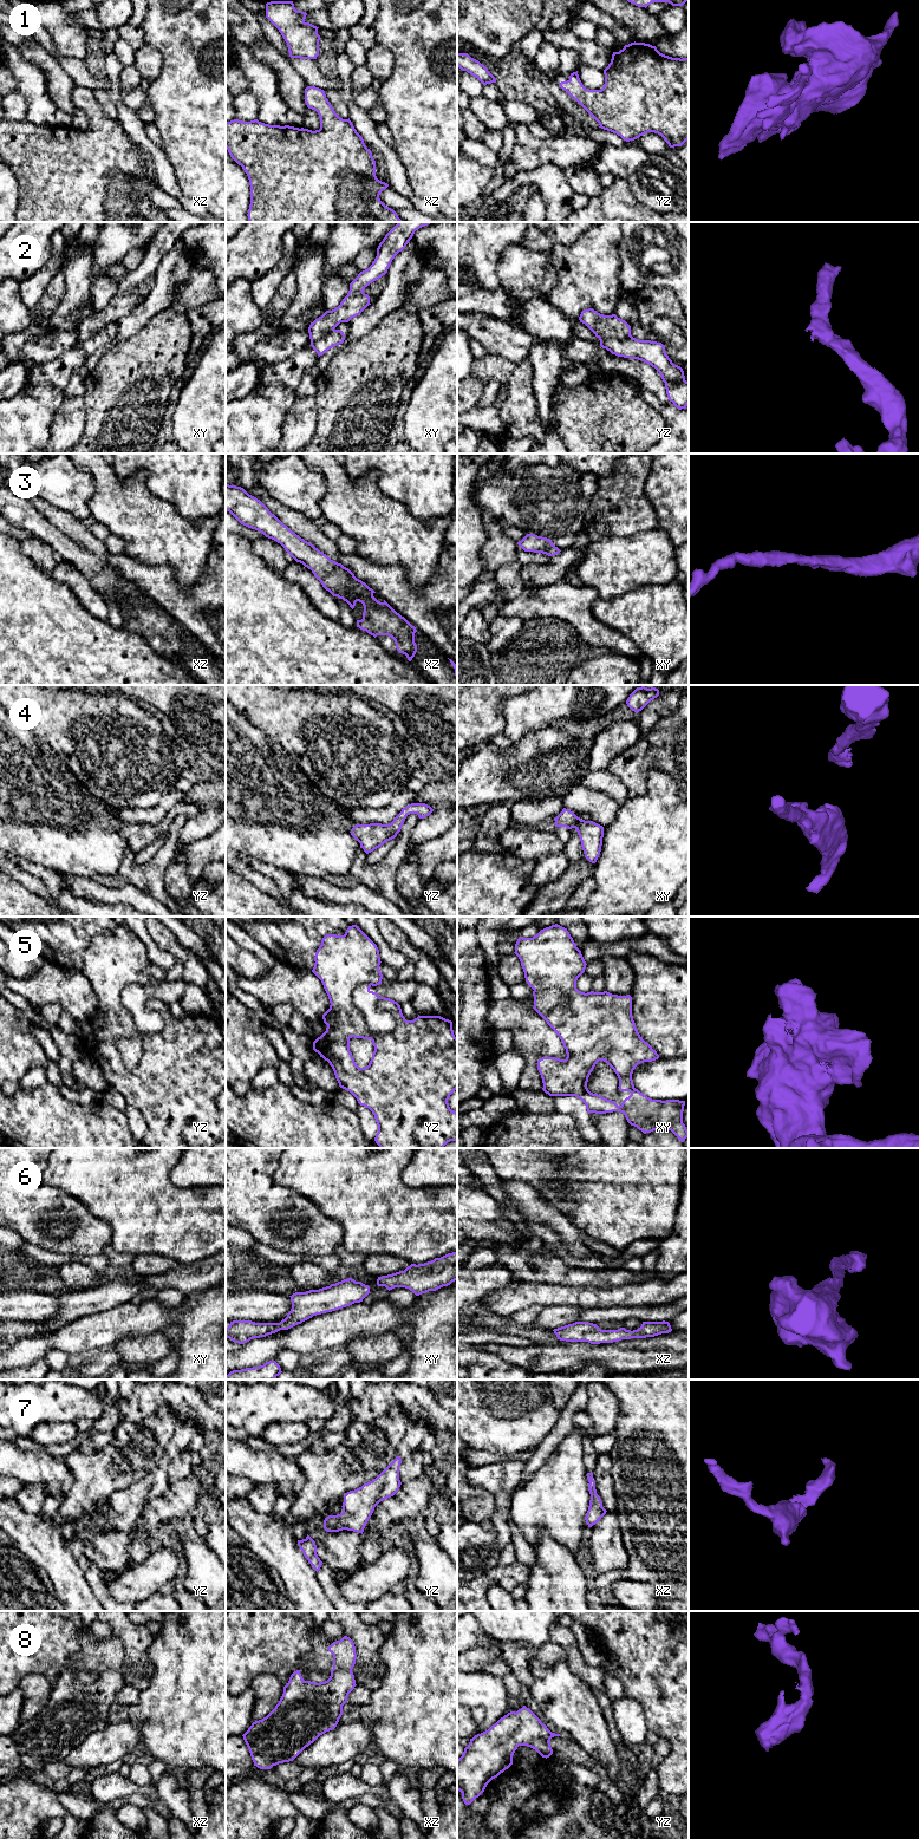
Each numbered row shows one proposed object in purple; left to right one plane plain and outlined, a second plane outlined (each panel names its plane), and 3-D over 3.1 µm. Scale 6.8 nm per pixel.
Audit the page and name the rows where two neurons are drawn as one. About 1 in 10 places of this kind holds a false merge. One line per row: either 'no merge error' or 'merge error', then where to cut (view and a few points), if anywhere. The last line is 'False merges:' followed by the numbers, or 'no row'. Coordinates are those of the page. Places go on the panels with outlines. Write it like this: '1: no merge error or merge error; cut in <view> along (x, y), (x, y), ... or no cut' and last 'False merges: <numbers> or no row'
1: no merge error; no cut
2: merge error; cut in yz along (595, 334), (614, 338), (630, 336)
3: no merge error; no cut
4: no merge error; no cut
5: merge error; cut in yz along (359, 983), (352, 992), (352, 1004), (372, 1031), (390, 1032)
6: no merge error; no cut
7: no merge error; no cut
8: no merge error; no cut
False merges: 2, 5

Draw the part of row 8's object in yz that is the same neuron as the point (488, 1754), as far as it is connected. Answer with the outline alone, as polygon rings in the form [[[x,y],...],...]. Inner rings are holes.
[[[526,1706],[516,1713],[510,1711],[501,1717],[488,1730],[470,1739],[462,1756],[457,1760],[457,1791],[462,1793],[465,1805],[470,1805],[485,1789],[487,1785],[513,1765],[513,1755],[519,1746],[535,1749],[542,1758],[553,1754],[550,1739],[561,1736],[552,1733],[546,1724]]]

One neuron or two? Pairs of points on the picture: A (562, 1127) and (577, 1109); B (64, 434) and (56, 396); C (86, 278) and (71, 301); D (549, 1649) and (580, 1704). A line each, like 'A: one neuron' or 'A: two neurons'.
A: two neurons
B: two neurons
C: one neuron
D: two neurons

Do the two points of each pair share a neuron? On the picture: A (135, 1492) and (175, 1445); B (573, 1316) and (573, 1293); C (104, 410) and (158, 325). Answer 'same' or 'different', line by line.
A: same
B: different
C: same

